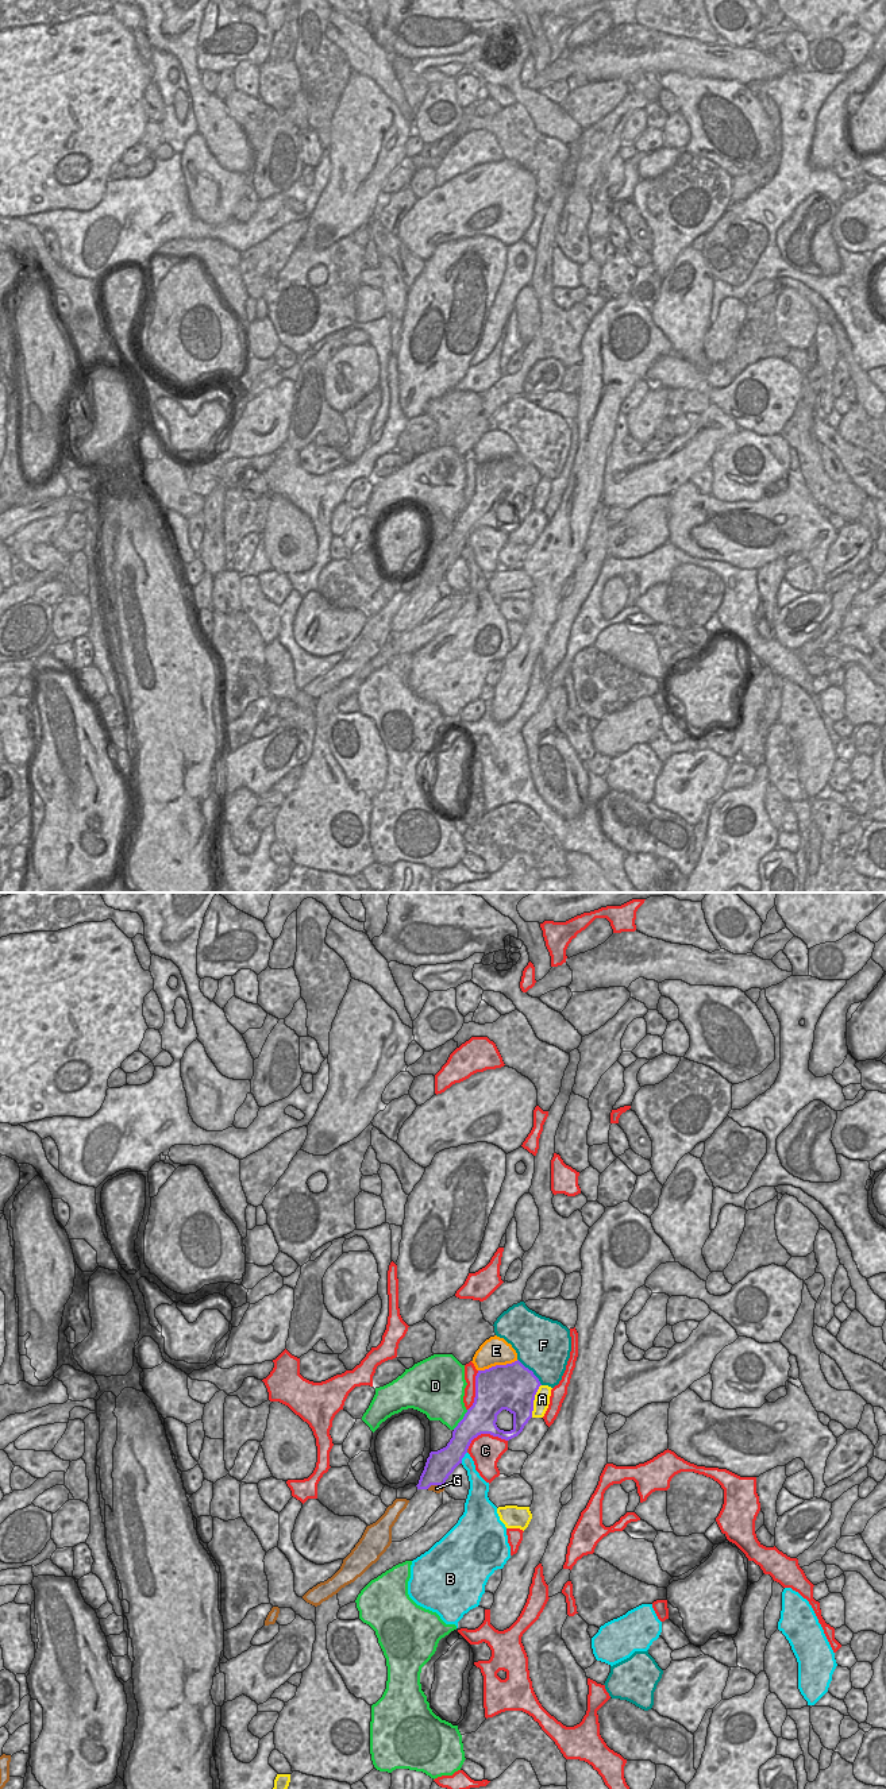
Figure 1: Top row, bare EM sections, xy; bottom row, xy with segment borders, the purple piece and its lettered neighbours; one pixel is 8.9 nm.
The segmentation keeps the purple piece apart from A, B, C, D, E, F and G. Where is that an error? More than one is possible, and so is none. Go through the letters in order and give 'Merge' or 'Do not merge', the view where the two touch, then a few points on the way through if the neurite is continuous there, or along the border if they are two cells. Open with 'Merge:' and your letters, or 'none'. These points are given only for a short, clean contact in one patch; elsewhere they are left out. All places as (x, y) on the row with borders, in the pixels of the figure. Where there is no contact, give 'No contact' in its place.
Merge: G
A: Do not merge. Touches purple in xy
B: Do not merge. Touches purple in xy
C: Do not merge. Touches purple in xy
D: Do not merge. Touches purple in xy
E: Do not merge. Touches purple in xy
F: Do not merge. Touches purple in xy
G: Merge. Touches purple in xy

